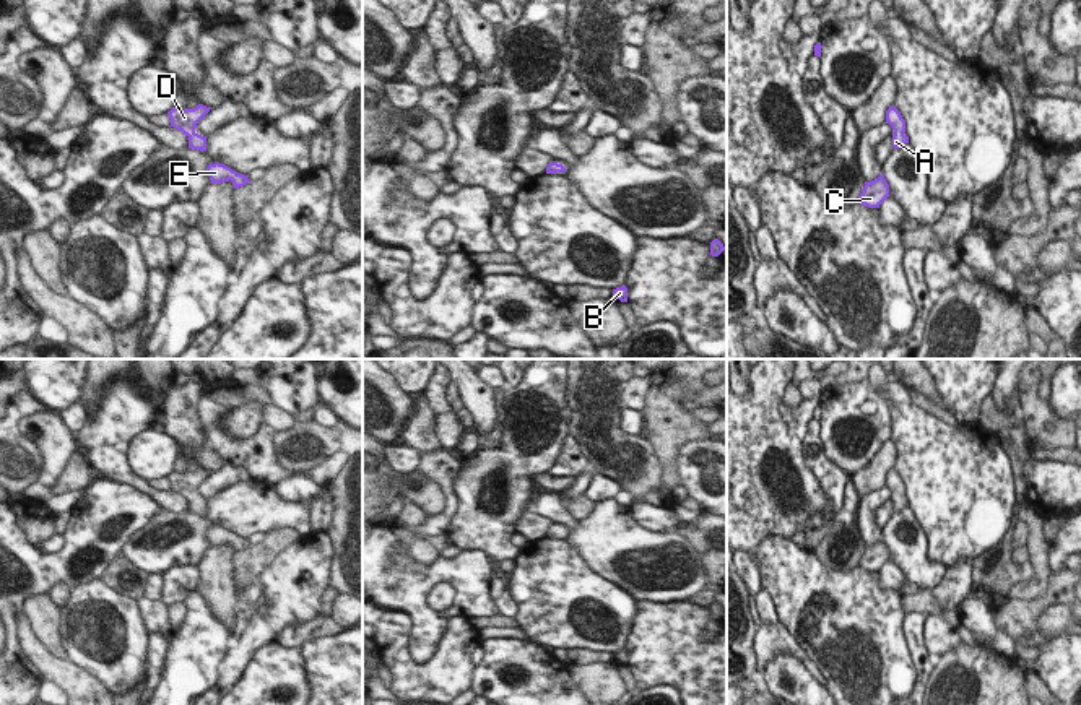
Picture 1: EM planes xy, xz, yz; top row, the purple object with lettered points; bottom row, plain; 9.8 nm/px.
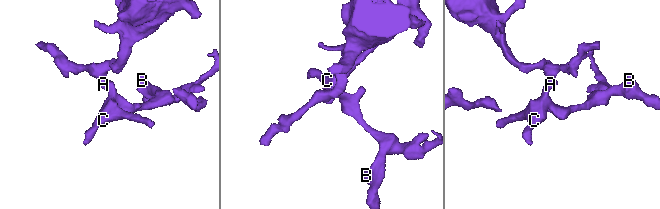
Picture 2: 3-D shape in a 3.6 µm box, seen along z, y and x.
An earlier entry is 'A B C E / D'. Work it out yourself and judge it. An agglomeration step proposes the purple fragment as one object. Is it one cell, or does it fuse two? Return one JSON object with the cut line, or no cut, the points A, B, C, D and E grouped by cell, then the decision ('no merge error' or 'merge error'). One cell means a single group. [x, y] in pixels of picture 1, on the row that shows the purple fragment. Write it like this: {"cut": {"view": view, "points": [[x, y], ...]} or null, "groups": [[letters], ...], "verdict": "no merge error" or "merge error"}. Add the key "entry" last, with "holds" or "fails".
{"cut": null, "groups": [["A", "B", "C", "D", "E"]], "verdict": "no merge error", "entry": "fails"}

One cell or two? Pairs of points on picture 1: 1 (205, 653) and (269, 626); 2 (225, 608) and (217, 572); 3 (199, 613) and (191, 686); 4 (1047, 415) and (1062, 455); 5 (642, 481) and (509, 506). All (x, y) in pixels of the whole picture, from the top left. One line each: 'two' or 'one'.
1: two
2: one
3: one
4: two
5: two

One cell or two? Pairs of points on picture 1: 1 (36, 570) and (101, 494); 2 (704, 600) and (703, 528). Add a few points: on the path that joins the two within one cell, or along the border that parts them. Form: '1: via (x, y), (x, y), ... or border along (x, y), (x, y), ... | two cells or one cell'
1: via (59, 564), (101, 522), (101, 517) | one cell
2: via (709, 582), (709, 546) | one cell

